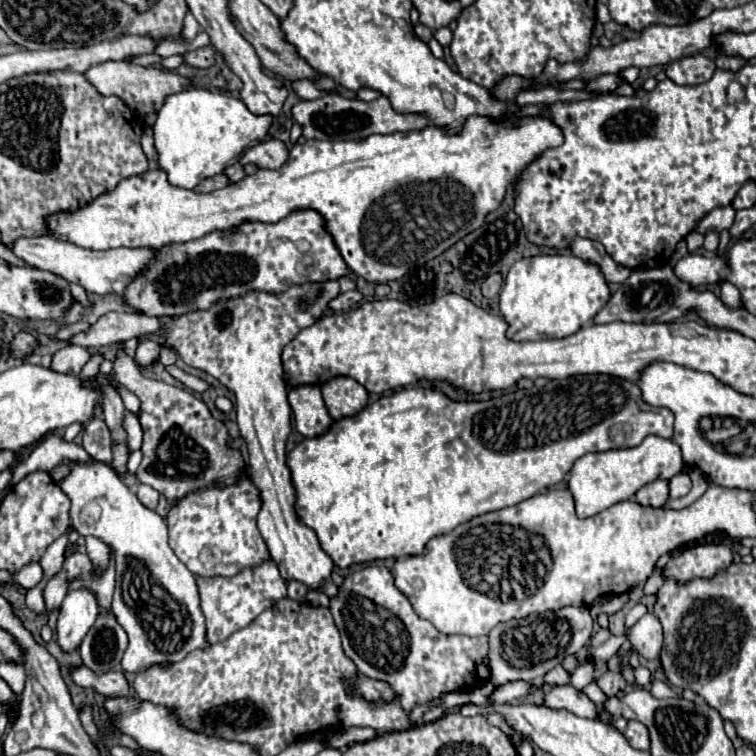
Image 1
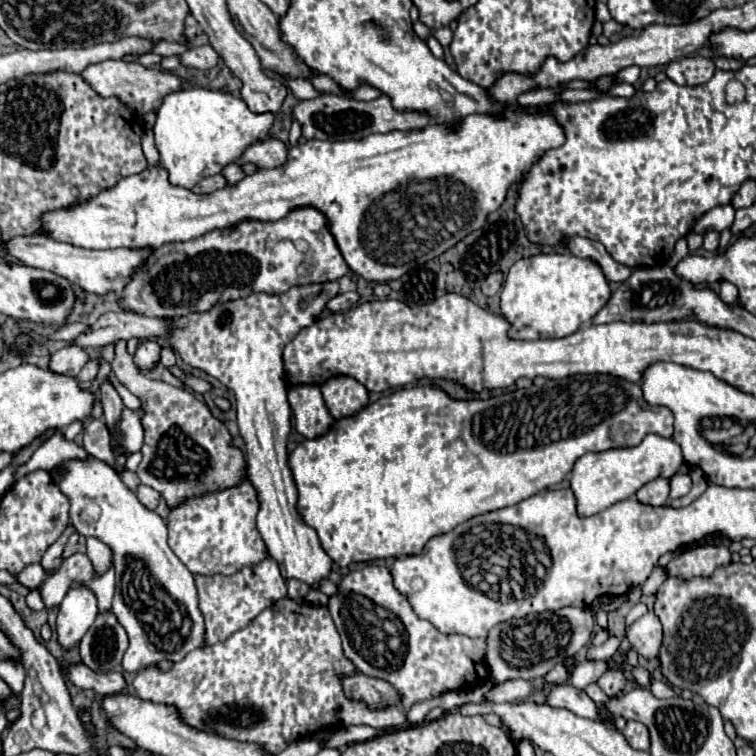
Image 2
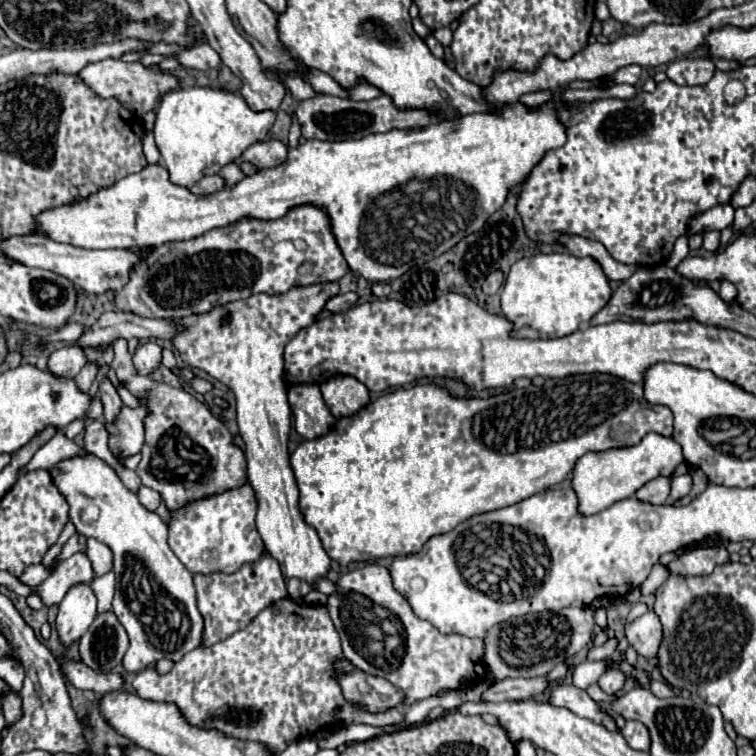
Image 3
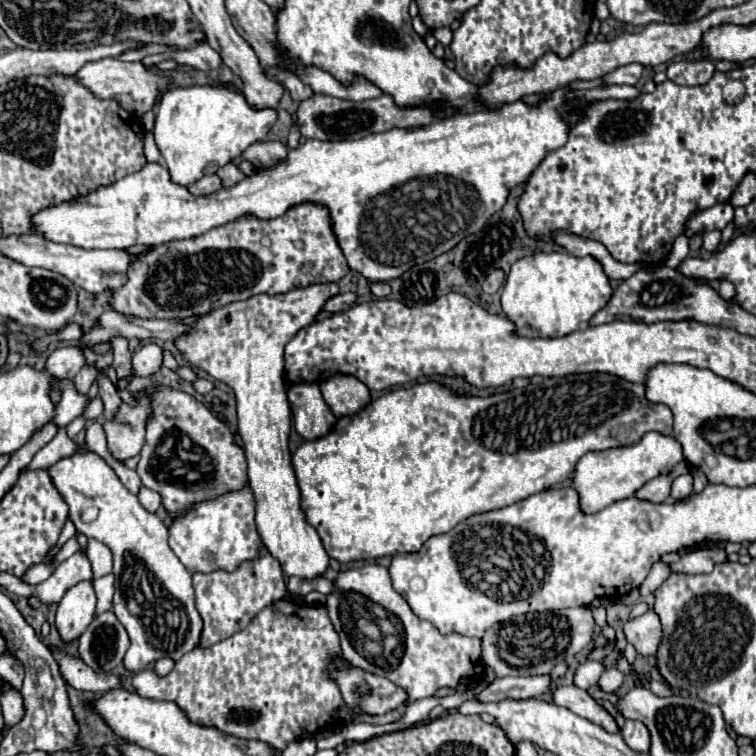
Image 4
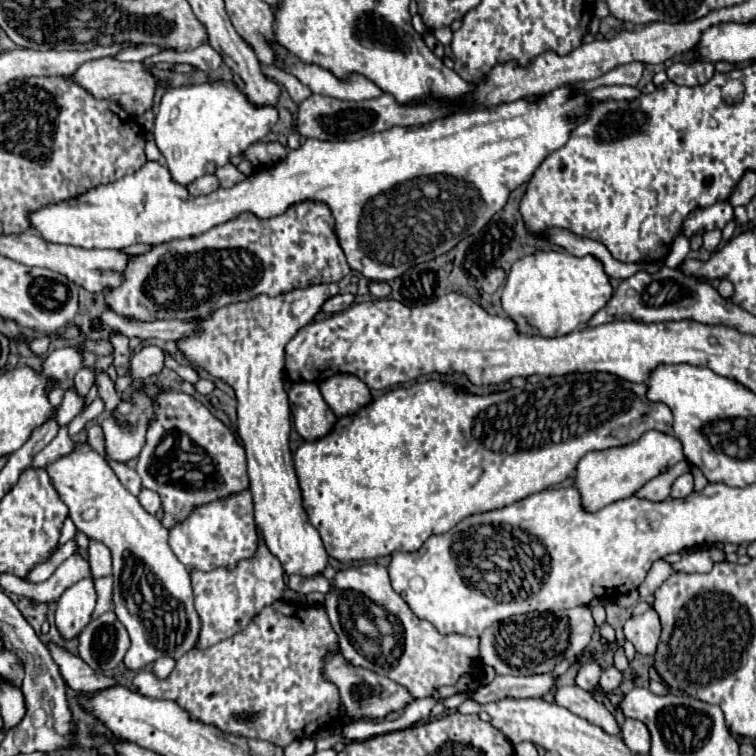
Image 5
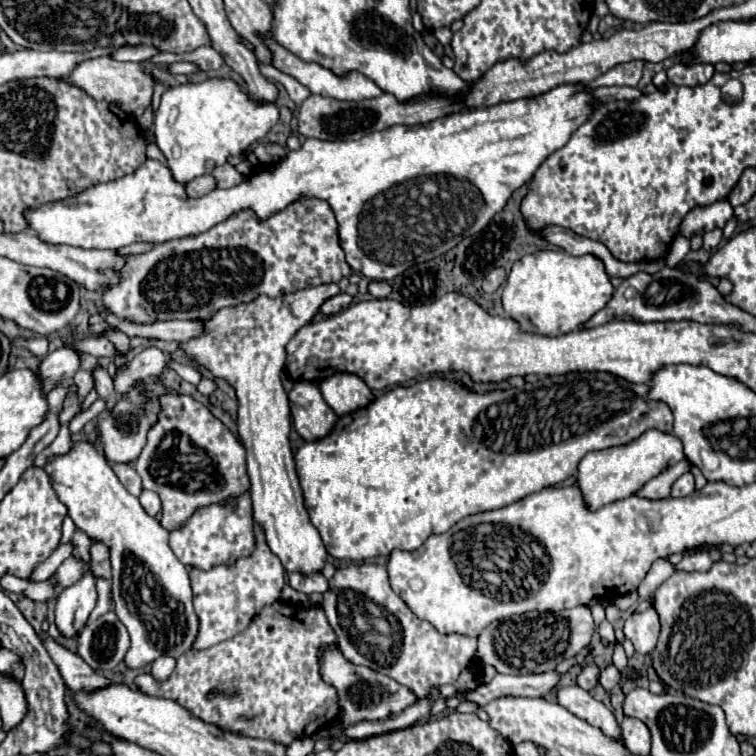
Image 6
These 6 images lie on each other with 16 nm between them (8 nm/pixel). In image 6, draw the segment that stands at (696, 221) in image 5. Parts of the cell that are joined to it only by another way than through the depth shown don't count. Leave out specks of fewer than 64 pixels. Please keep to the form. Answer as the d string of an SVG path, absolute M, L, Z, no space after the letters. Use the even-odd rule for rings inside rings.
M720 200L716 204L710 204L708 208L694 208L682 222L680 232L686 238L692 238L694 234L706 234L714 228L724 228L724 224L734 216L732 206L728 200Z

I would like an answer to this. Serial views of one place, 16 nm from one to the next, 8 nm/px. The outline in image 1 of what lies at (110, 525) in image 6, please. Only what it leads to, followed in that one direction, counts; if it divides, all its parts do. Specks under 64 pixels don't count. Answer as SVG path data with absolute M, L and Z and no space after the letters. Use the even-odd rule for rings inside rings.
M72 462L72 470L70 470L70 476L62 480L60 488L68 494L70 502L72 502L72 508L70 508L70 520L72 520L72 526L76 528L78 534L84 534L84 536L98 536L100 540L104 540L108 546L114 548L114 554L116 554L116 590L114 590L114 598L112 598L112 612L118 620L118 624L126 630L128 634L128 648L124 652L124 658L122 658L122 668L124 672L142 672L144 668L148 666L154 666L154 664L162 664L162 662L168 662L168 664L174 664L174 662L180 662L184 660L190 652L194 650L204 650L204 648L210 648L208 640L206 640L206 620L204 620L204 612L200 612L200 592L196 588L196 576L178 560L178 556L174 554L174 550L170 548L168 544L168 526L166 526L166 520L156 514L156 510L150 510L146 508L138 498L136 494L120 480L120 476L116 476L116 472L104 464L104 462L92 462L90 466L84 466L84 464L76 464Z

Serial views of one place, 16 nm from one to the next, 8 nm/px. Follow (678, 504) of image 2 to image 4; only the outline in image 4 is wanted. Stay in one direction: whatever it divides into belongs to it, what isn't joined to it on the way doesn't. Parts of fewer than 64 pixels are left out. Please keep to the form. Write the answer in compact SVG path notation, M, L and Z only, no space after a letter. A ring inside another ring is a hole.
M693 467L691 473L693 475L693 489L691 495L694 495L702 492L709 482L699 468Z

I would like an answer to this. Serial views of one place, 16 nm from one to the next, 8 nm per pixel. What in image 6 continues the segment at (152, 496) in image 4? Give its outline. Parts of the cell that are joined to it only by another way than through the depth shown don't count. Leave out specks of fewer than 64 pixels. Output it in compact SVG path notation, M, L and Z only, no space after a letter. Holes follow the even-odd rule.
M142 490L142 494L140 494L140 504L144 506L144 510L146 510L150 516L156 516L158 510L160 510L160 496L156 496L156 492L152 492L152 490Z

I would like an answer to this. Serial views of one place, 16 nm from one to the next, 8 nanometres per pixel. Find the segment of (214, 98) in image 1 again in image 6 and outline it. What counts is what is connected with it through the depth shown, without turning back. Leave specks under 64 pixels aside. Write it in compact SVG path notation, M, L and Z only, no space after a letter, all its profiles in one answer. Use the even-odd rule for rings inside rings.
M212 78L200 84L166 88L154 118L154 140L166 156L174 180L188 184L198 176L212 174L228 158L240 156L248 146L264 138L276 122L276 104L256 104L248 100L234 80Z

